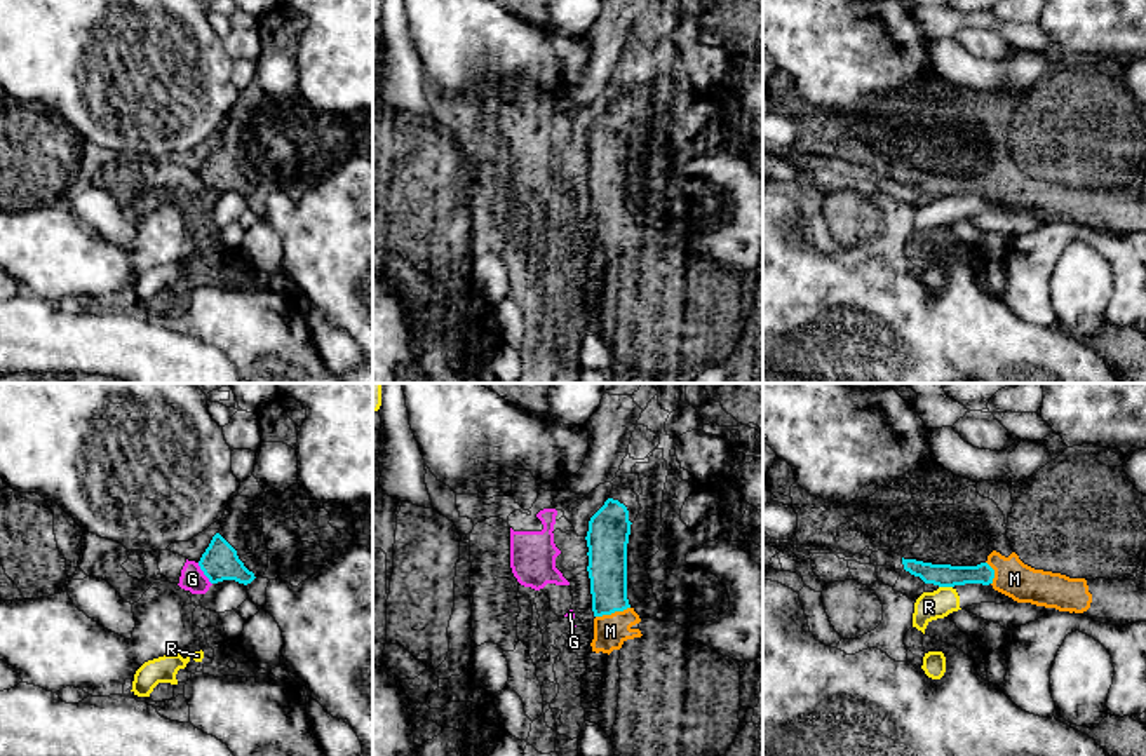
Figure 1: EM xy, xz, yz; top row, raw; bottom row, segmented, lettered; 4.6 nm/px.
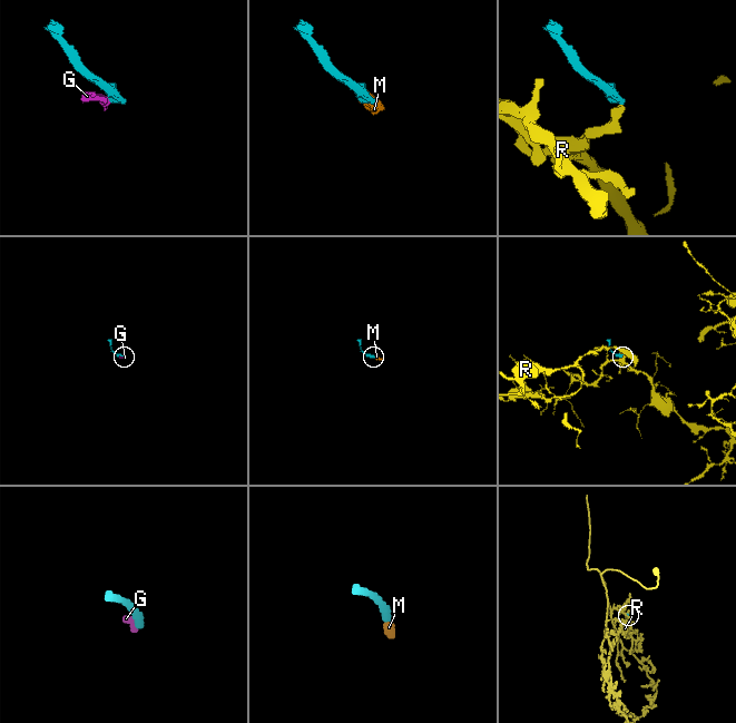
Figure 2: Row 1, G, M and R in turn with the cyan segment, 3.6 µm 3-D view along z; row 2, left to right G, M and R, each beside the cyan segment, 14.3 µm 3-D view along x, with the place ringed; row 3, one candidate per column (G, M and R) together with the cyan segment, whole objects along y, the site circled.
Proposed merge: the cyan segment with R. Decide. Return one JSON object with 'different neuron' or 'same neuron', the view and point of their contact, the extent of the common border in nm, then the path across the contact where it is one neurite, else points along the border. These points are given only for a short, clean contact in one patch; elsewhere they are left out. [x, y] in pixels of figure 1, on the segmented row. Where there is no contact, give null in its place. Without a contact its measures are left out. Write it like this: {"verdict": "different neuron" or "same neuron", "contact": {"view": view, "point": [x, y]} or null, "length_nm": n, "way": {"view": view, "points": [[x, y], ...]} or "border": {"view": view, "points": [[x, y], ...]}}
{"verdict": "different neuron", "contact": {"view": "yz", "point": [946, 586]}, "length_nm": 60, "border": {"view": "yz", "points": [[939, 586], [951, 587]]}}

